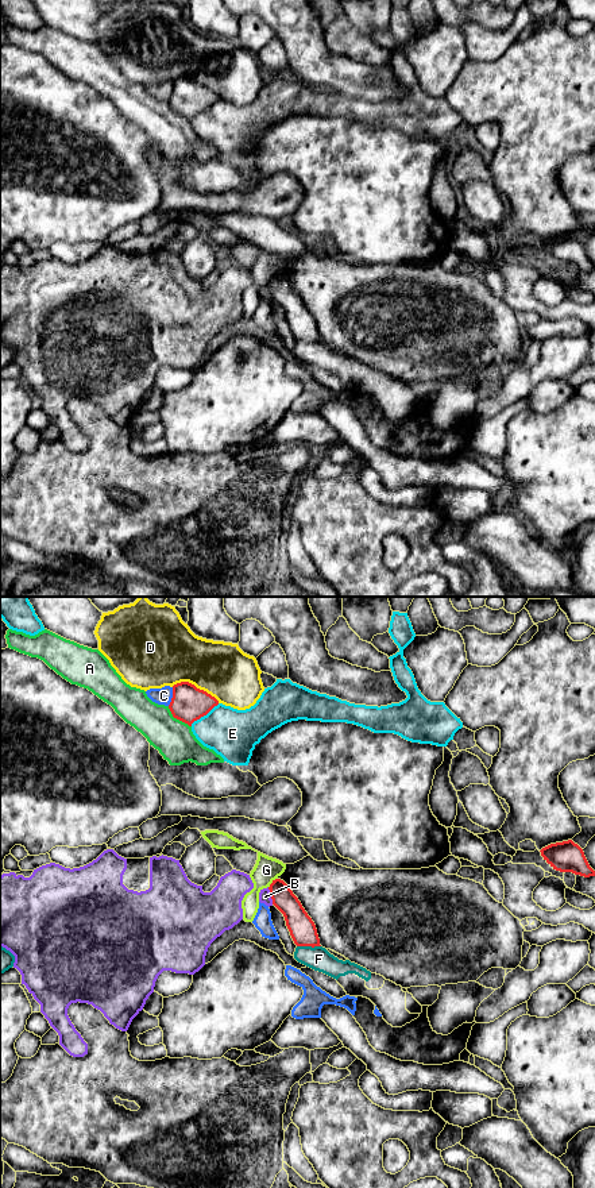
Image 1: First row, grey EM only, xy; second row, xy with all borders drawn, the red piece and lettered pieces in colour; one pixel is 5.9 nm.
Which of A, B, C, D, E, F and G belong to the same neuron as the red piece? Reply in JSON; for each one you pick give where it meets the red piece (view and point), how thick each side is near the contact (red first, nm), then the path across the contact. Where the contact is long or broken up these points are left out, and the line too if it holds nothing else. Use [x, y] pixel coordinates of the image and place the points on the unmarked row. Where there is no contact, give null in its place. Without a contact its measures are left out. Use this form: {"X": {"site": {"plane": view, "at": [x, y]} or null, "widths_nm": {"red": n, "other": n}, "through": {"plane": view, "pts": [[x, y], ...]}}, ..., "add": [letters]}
{"add": []}

